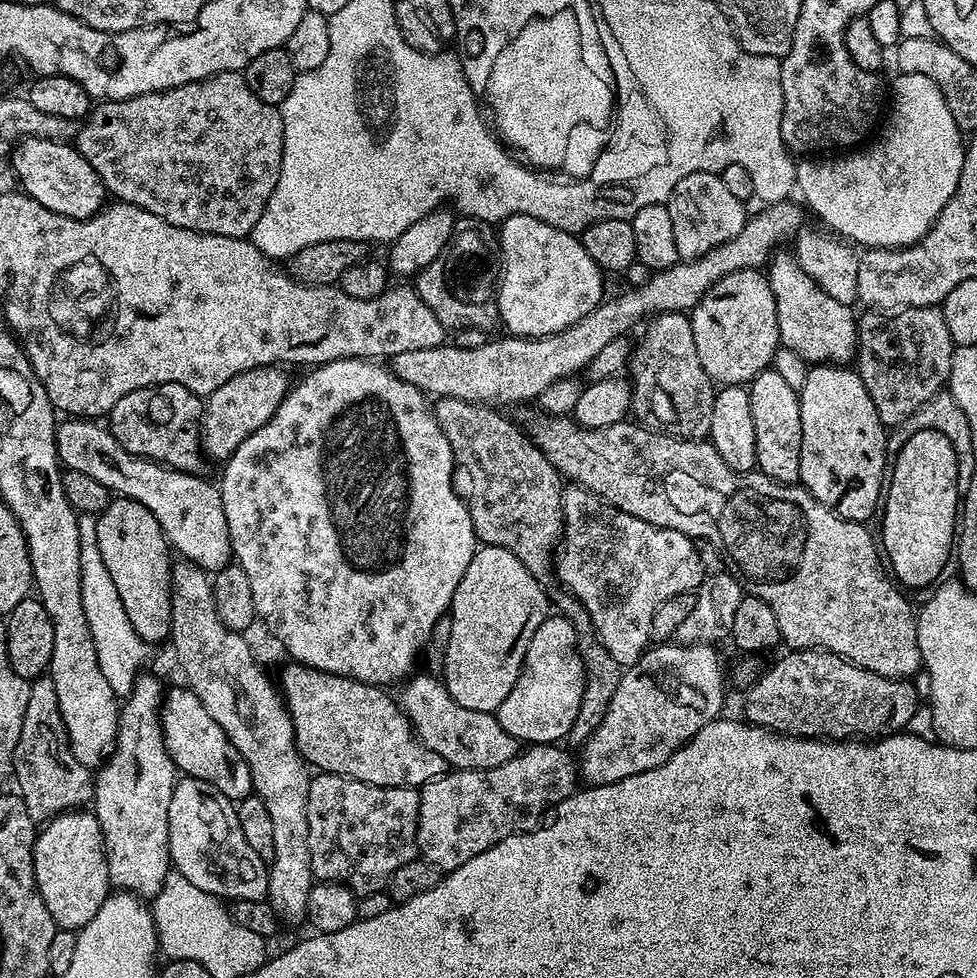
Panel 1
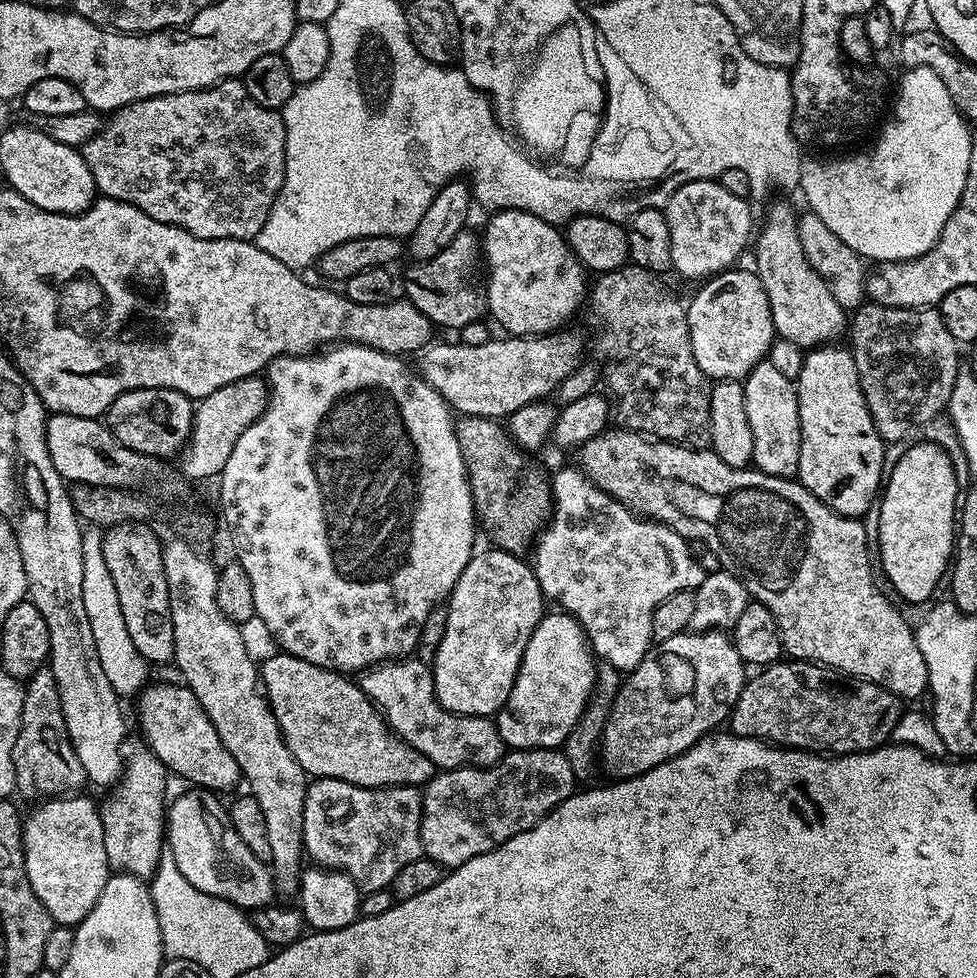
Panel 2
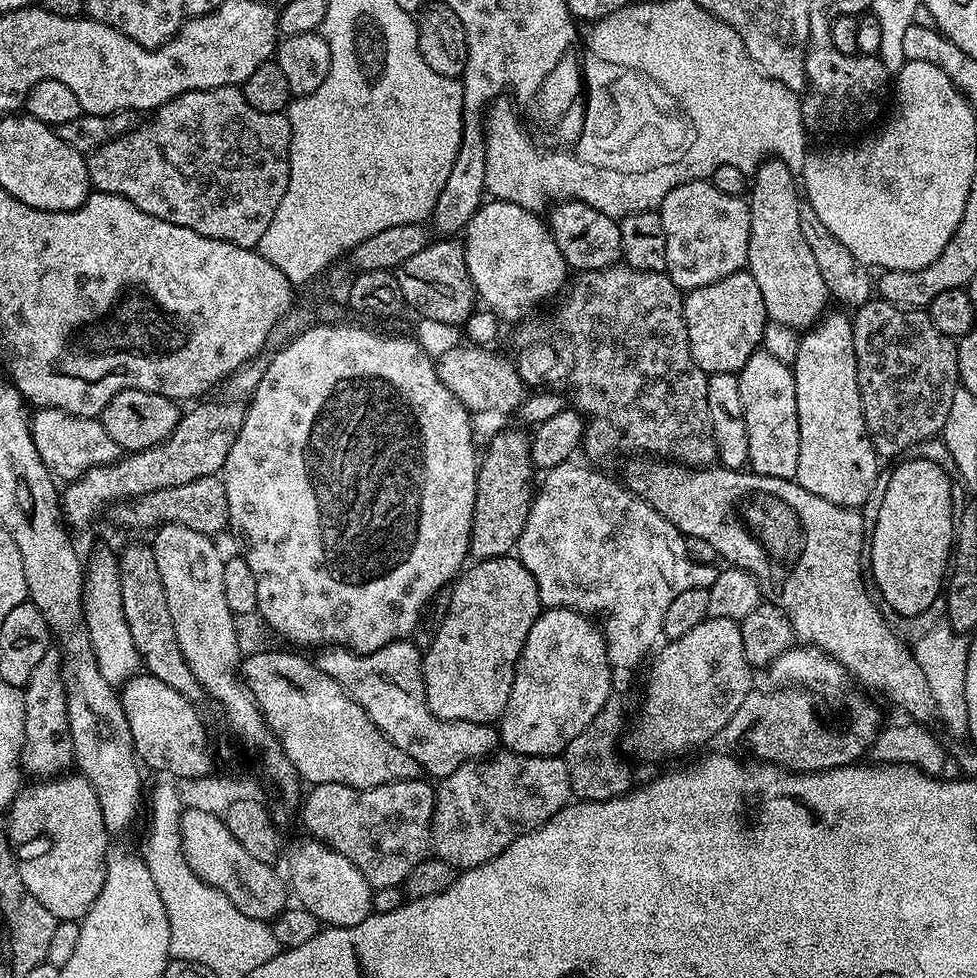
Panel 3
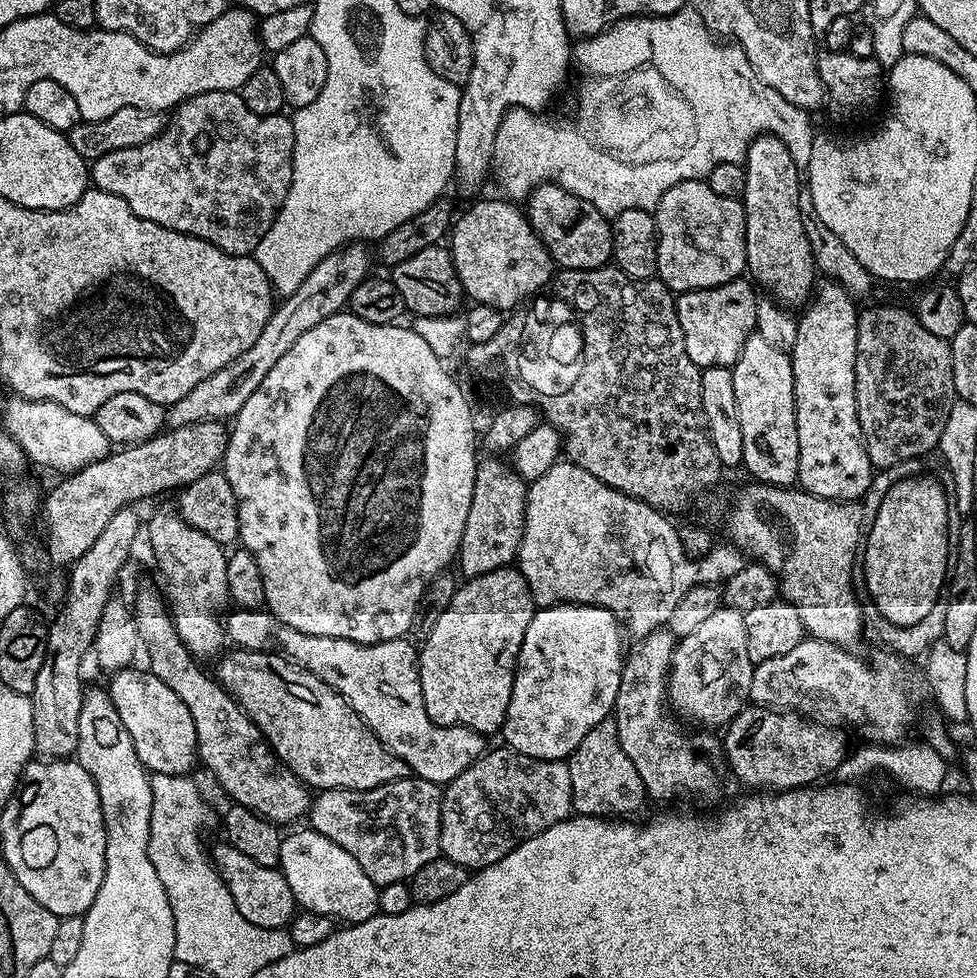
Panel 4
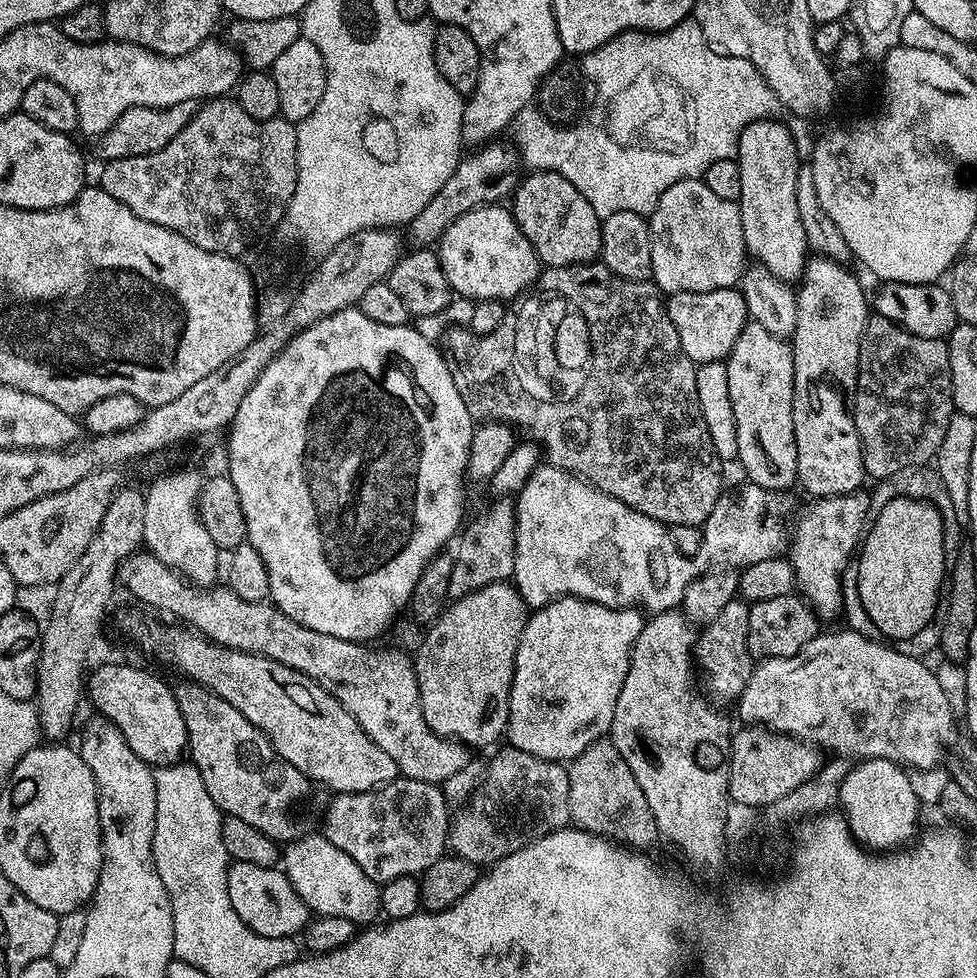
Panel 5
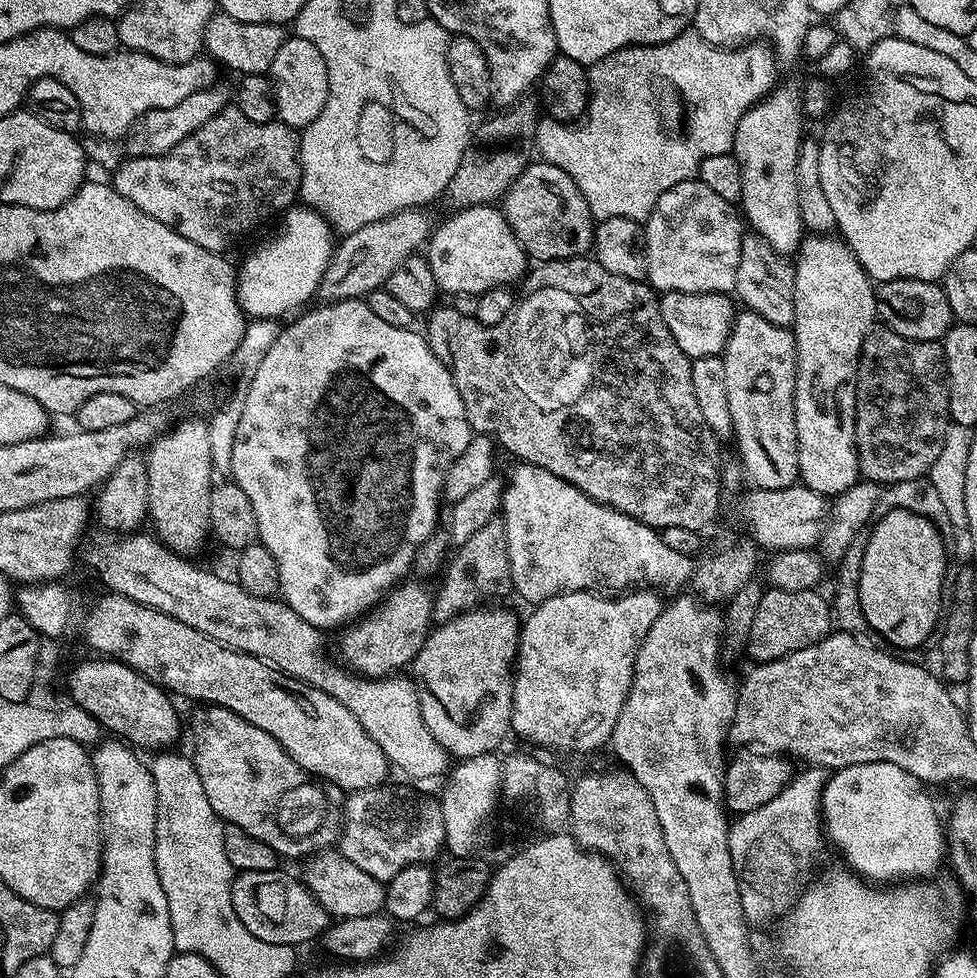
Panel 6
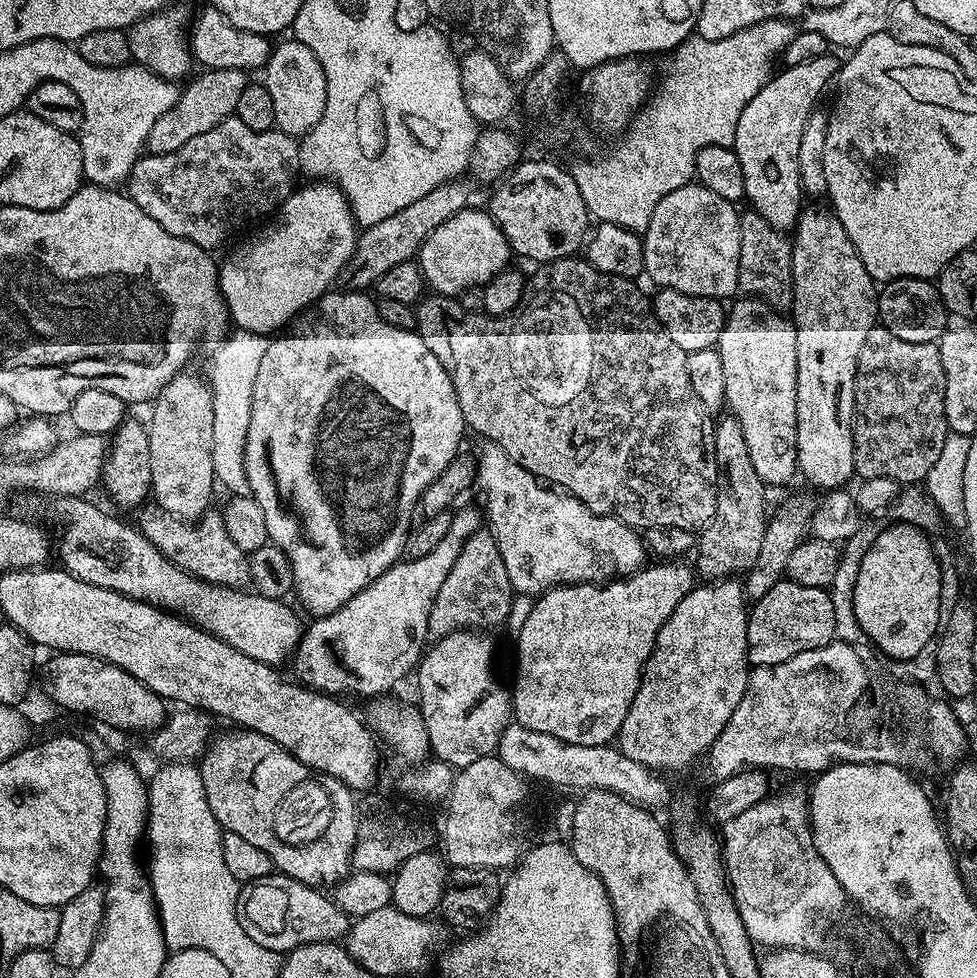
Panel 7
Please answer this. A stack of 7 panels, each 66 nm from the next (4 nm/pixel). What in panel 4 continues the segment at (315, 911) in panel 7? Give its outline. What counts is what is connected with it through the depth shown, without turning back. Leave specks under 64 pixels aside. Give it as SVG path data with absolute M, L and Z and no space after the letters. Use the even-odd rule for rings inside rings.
M221 842L216 852L214 848L214 863L234 898L234 906L238 906L238 914L242 914L246 922L254 922L254 926L263 928L287 929L291 925L297 915L298 905L279 867L258 866L254 858L246 858L246 854L227 842Z

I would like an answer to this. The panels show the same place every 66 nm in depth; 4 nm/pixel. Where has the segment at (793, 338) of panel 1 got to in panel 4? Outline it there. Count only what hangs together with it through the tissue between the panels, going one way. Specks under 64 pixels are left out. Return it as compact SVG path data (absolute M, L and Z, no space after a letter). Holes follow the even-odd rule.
M770 135L760 136L748 147L742 167L746 178L742 203L746 218L747 271L753 272L755 283L765 284L779 303L803 305L817 283L818 269L806 238L806 216L800 211L801 173L786 145Z

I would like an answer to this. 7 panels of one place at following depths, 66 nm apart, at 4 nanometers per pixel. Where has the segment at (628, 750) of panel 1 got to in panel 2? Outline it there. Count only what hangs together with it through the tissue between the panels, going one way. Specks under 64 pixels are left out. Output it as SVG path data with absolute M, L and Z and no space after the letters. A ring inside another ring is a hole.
M715 630L708 632L694 632L686 631L674 634L674 638L666 638L659 641L655 646L648 649L647 654L644 655L644 661L638 665L633 672L627 673L623 677L620 685L620 692L616 695L616 701L612 703L612 713L606 726L604 733L600 739L600 746L598 749L598 760L606 771L612 775L612 778L627 778L630 776L640 776L646 770L654 770L654 766L658 766L662 762L666 762L670 758L674 758L678 754L682 754L690 746L694 746L702 739L703 736L709 735L713 730L719 729L720 724L729 719L732 715L732 707L738 702L738 698L742 694L746 683L746 665L744 659L738 654L738 650L734 646L731 635L724 630Z

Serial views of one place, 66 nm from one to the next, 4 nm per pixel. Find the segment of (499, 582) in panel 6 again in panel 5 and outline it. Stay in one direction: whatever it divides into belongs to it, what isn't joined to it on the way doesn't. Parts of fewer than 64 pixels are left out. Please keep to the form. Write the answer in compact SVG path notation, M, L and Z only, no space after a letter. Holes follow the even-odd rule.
M496 498L491 502L493 504L485 512L467 521L459 537L460 545L454 549L453 573L449 578L449 597L459 598L474 590L482 590L482 586L512 580L516 553L516 505L508 498Z

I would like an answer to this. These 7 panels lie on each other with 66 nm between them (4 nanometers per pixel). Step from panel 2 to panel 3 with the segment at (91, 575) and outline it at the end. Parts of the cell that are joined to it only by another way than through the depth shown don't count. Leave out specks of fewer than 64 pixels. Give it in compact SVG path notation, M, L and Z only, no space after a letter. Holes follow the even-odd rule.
M106 546L96 547L86 560L83 608L85 624L88 628L88 637L94 650L95 660L102 676L113 687L121 687L125 681L137 675L142 661L134 646L133 634L130 633L129 624L125 620L125 607L122 606L121 584L119 576L119 559Z

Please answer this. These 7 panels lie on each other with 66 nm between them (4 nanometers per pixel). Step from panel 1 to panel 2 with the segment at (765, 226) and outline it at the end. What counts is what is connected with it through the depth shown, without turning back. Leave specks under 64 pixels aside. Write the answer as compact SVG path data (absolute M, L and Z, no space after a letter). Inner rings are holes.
M560 330L555 334L537 334L527 338L522 336L504 338L508 340L493 338L482 346L466 346L459 342L433 343L419 353L418 371L427 384L434 386L434 390L442 394L442 398L453 413L460 416L481 416L487 420L507 418L522 406L551 397L560 383L582 363L583 356L580 355L584 352L583 338L576 332L564 331L568 330Z

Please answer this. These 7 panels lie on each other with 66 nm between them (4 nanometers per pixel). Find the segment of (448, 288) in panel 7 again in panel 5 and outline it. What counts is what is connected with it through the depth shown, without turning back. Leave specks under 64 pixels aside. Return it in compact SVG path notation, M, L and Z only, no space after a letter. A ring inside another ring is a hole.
M494 203L470 210L442 234L438 245L440 269L457 296L475 301L511 302L515 296L523 297L542 271L534 246L530 246L526 234L522 234L511 211L500 207L504 206Z

